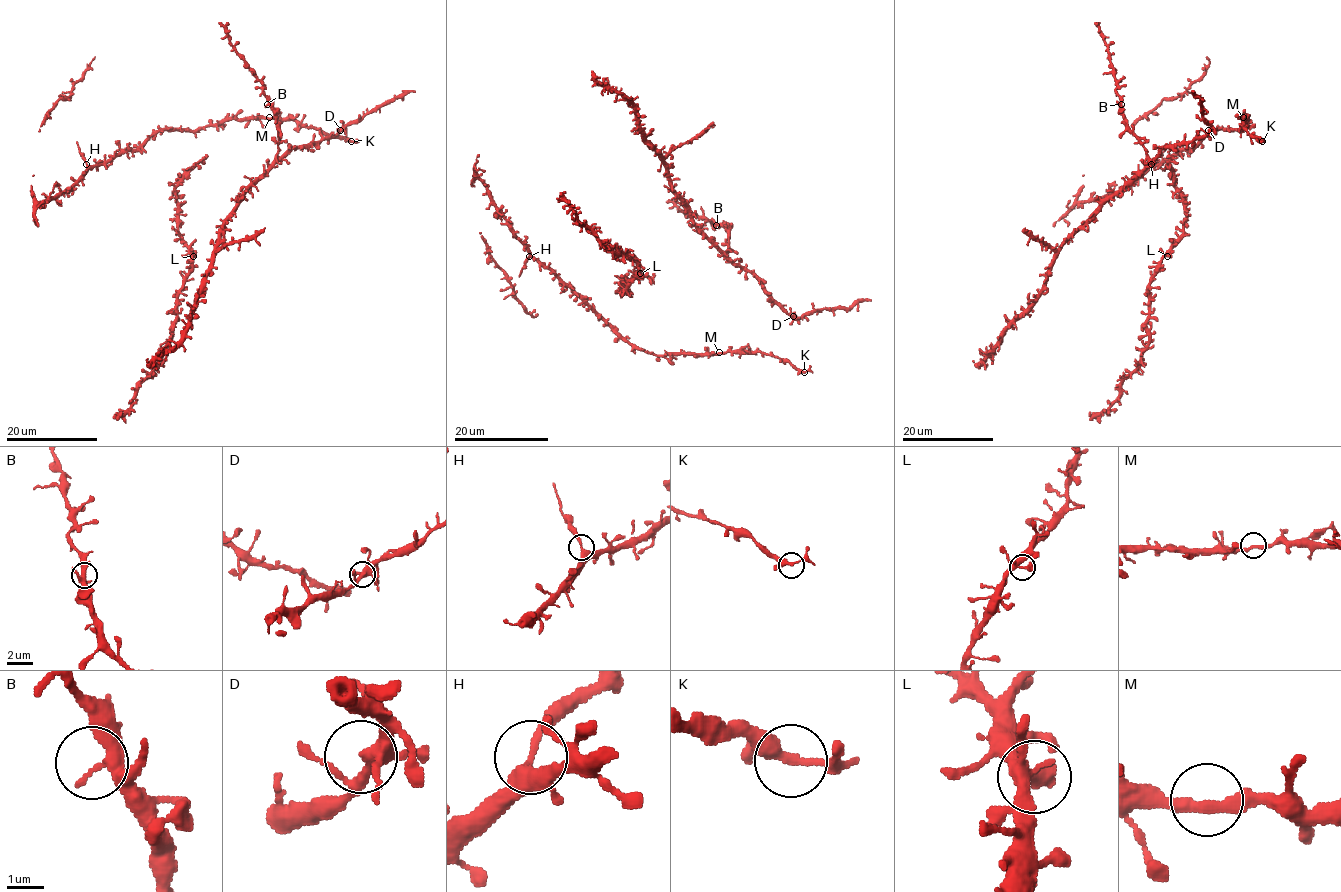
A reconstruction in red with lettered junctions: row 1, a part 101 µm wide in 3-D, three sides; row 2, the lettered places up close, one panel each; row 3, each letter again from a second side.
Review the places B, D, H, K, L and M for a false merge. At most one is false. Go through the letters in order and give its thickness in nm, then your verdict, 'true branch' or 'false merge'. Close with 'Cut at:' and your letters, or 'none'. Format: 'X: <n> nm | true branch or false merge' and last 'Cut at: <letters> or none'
B: 340 nm | true branch
D: 340 nm | true branch
H: 280 nm | false merge
K: 280 nm | true branch
L: 280 nm | true branch
M: 320 nm | true branch
Cut at: H

